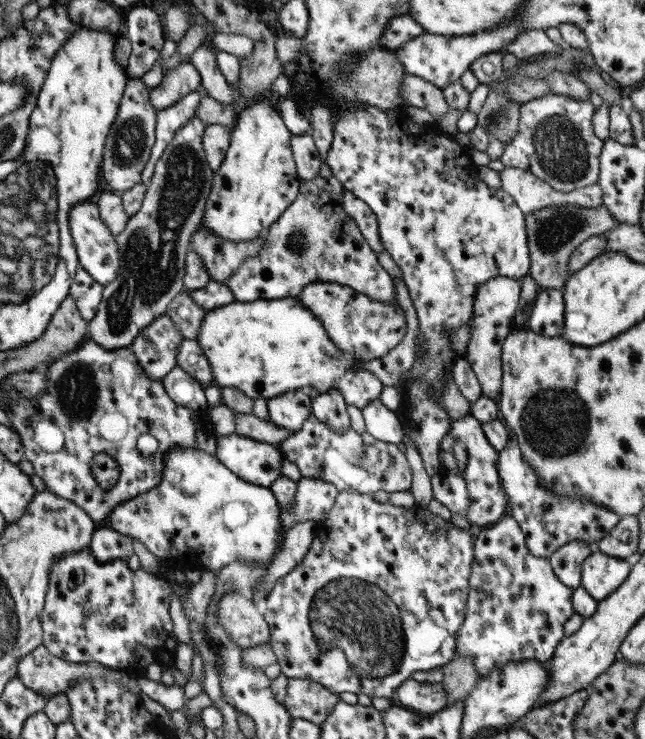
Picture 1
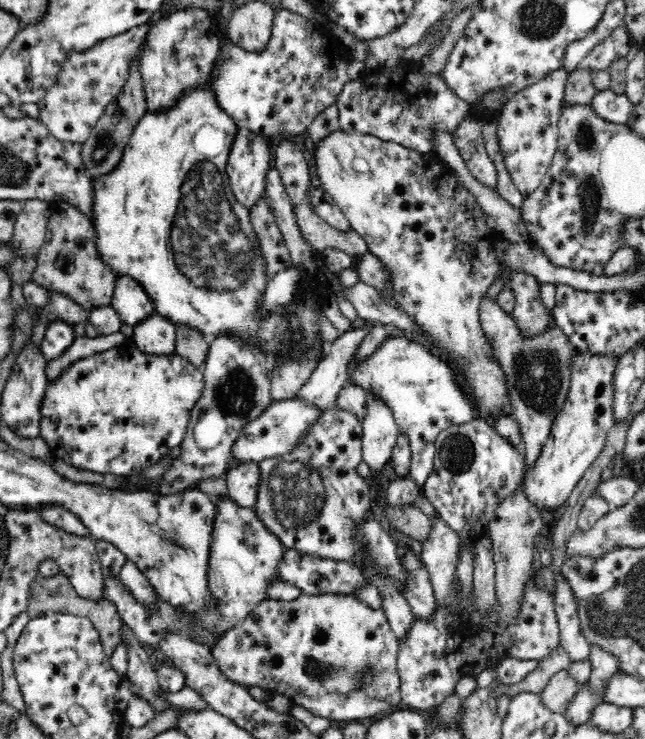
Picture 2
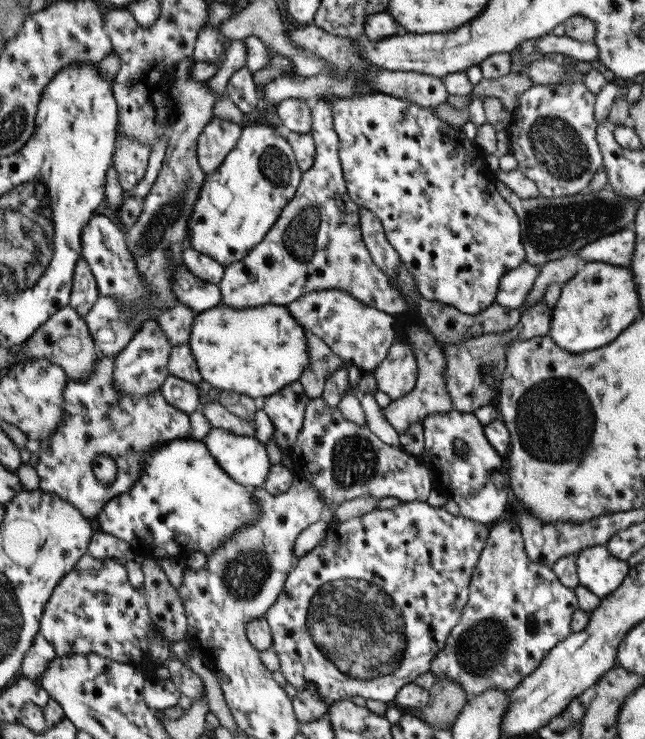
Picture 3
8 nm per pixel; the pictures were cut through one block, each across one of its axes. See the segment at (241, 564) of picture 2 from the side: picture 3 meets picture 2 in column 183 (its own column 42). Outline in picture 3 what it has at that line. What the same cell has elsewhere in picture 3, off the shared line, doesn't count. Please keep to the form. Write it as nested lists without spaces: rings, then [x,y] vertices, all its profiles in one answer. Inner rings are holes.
[[[85,553],[79,557],[75,566],[61,576],[49,600],[43,607],[39,619],[39,634],[53,647],[56,656],[77,653],[88,655],[97,654],[118,663],[139,667],[139,662],[149,656],[147,647],[147,631],[151,618],[145,604],[142,586],[137,590],[127,582],[126,570],[122,561],[114,559],[96,559]]]

